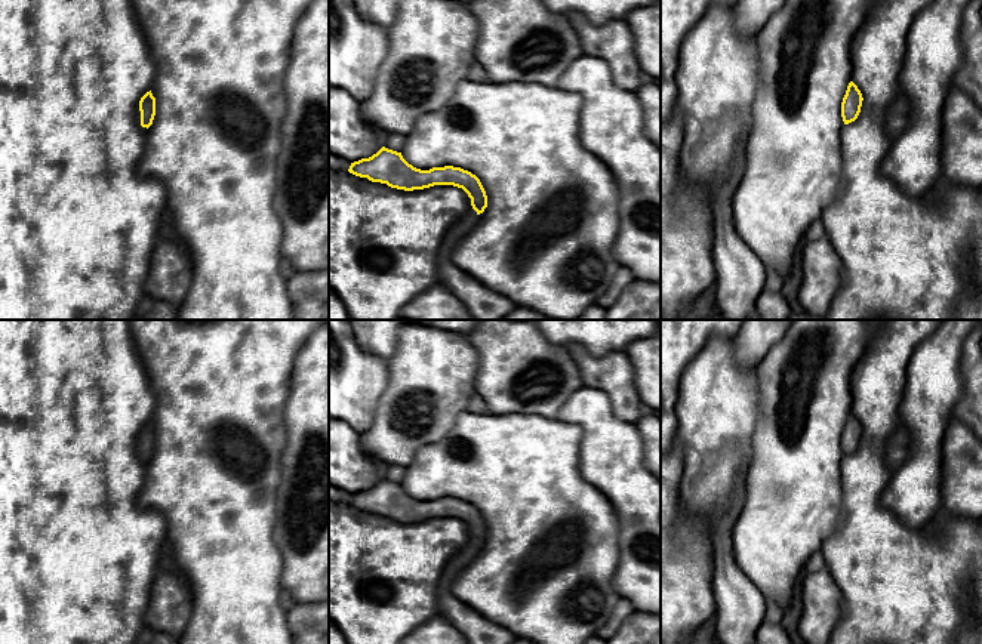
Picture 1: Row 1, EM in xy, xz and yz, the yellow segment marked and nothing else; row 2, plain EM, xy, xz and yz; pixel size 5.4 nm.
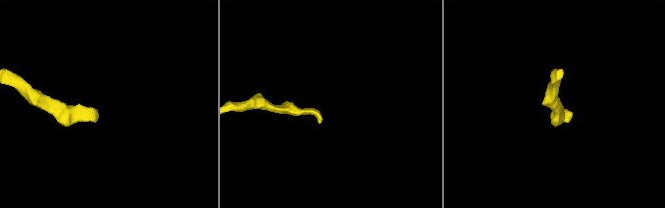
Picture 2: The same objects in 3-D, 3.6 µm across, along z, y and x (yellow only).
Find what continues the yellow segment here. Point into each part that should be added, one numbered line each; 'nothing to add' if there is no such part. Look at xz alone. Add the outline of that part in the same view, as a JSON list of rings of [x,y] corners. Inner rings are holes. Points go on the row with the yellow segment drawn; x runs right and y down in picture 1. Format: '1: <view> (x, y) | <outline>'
1: xz (483, 304) | [[[471,206],[446,232],[437,253],[437,281],[465,305],[474,320],[504,320],[514,311],[515,305],[507,296],[484,287],[474,277],[464,272],[450,258],[456,244],[477,218],[478,215]]]

